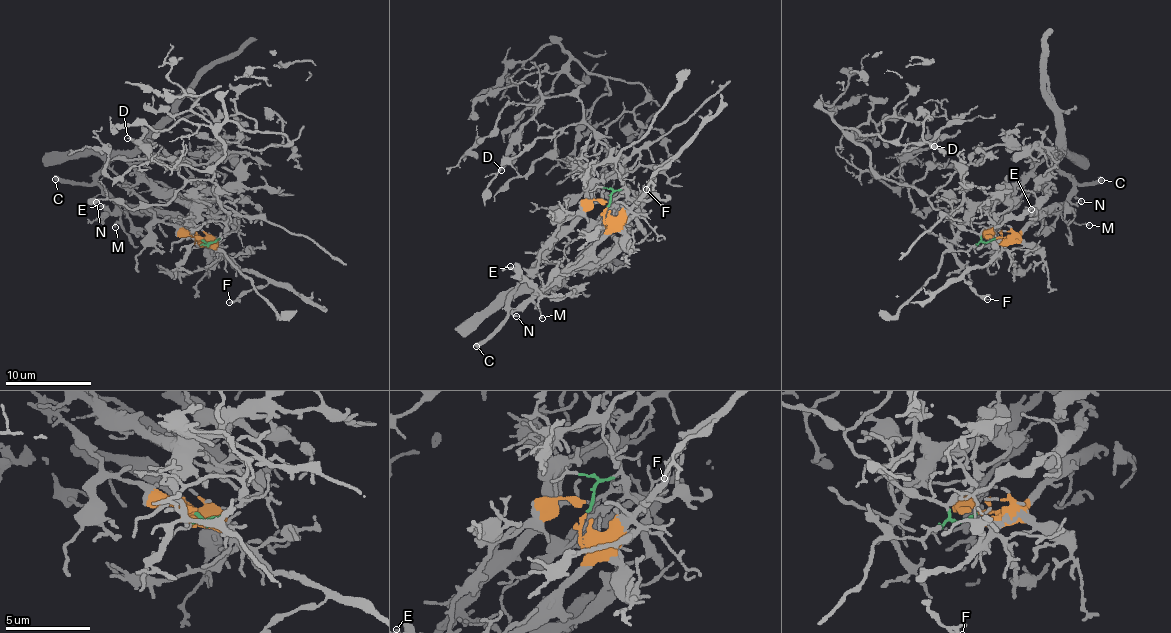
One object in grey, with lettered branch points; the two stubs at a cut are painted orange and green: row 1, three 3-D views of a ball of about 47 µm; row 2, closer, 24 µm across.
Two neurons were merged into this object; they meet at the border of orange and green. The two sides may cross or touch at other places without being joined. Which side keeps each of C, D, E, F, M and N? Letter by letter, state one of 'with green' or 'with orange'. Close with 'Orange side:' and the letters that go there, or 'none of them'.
C: with orange
D: with green
E: with orange
F: with orange
M: with orange
N: with orange
Orange side: C, E, F, M, N

